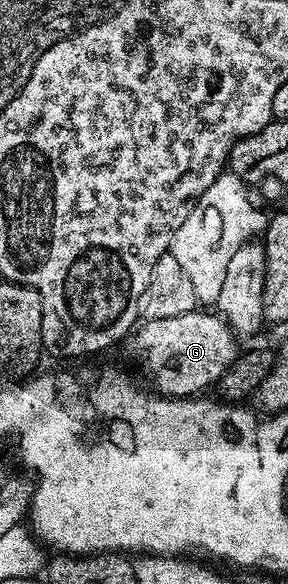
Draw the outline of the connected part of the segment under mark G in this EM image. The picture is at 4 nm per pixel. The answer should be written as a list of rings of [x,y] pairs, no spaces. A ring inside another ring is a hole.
[[[196,308],[181,316],[169,316],[166,320],[146,320],[134,331],[130,339],[131,354],[151,377],[154,393],[165,398],[202,395],[214,387],[239,357],[240,343],[230,324],[218,313],[206,314],[203,310],[206,309]]]

